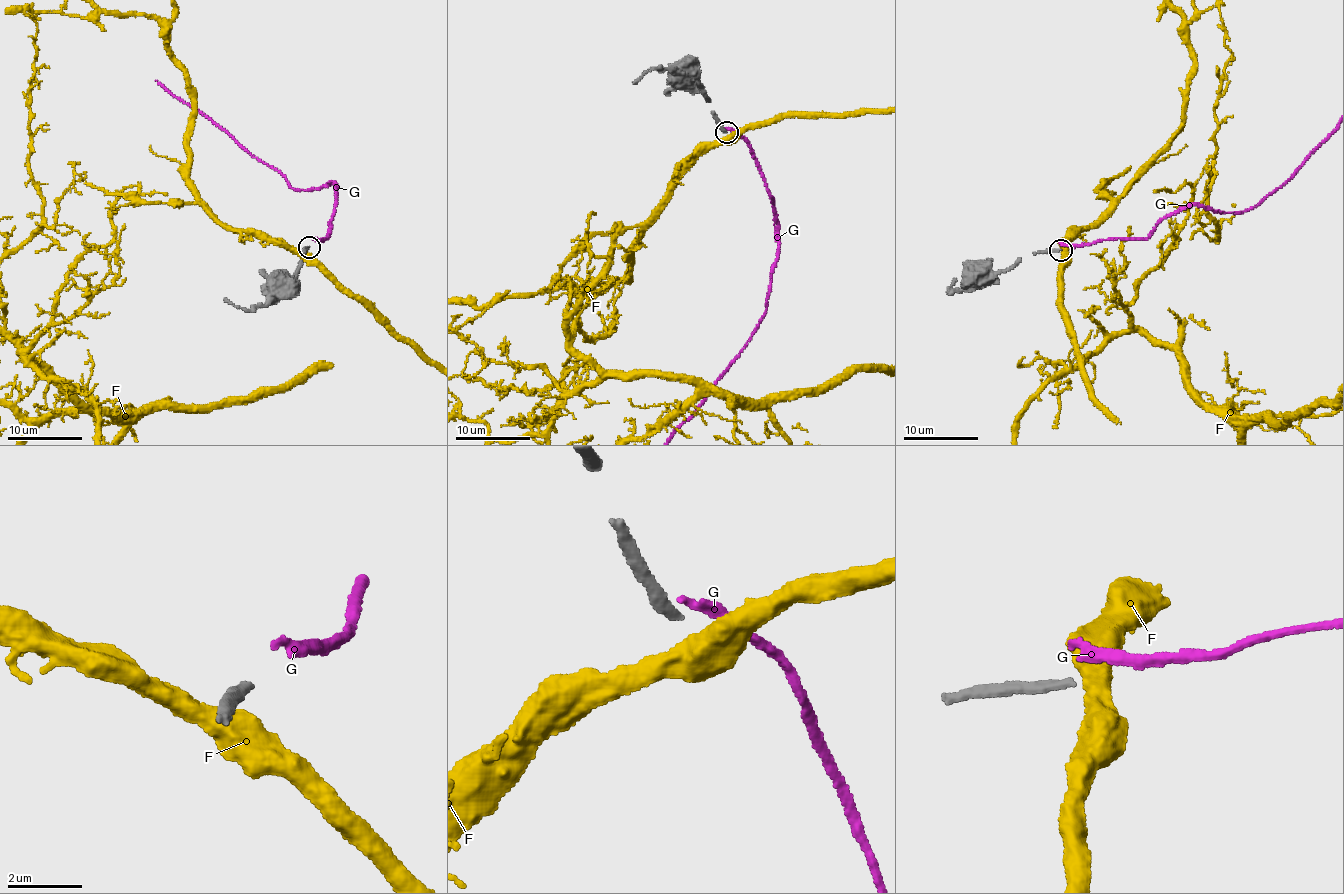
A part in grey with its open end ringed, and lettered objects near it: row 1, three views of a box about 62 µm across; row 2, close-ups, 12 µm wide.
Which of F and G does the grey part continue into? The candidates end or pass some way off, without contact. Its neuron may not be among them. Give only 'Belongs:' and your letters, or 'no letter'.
Belongs: no letter

